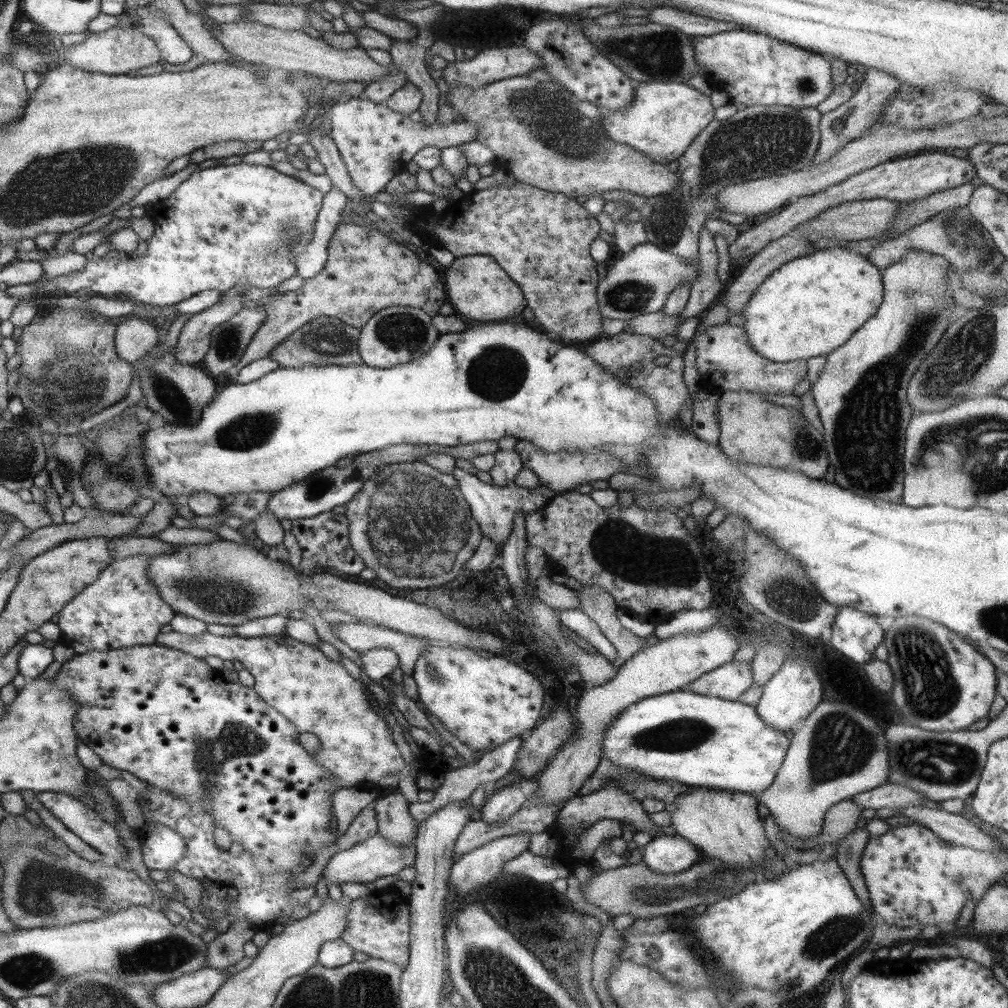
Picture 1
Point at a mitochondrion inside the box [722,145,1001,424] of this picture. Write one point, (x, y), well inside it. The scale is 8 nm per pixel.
(969, 349)

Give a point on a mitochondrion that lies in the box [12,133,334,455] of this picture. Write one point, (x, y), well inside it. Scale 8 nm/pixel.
(67, 378)

